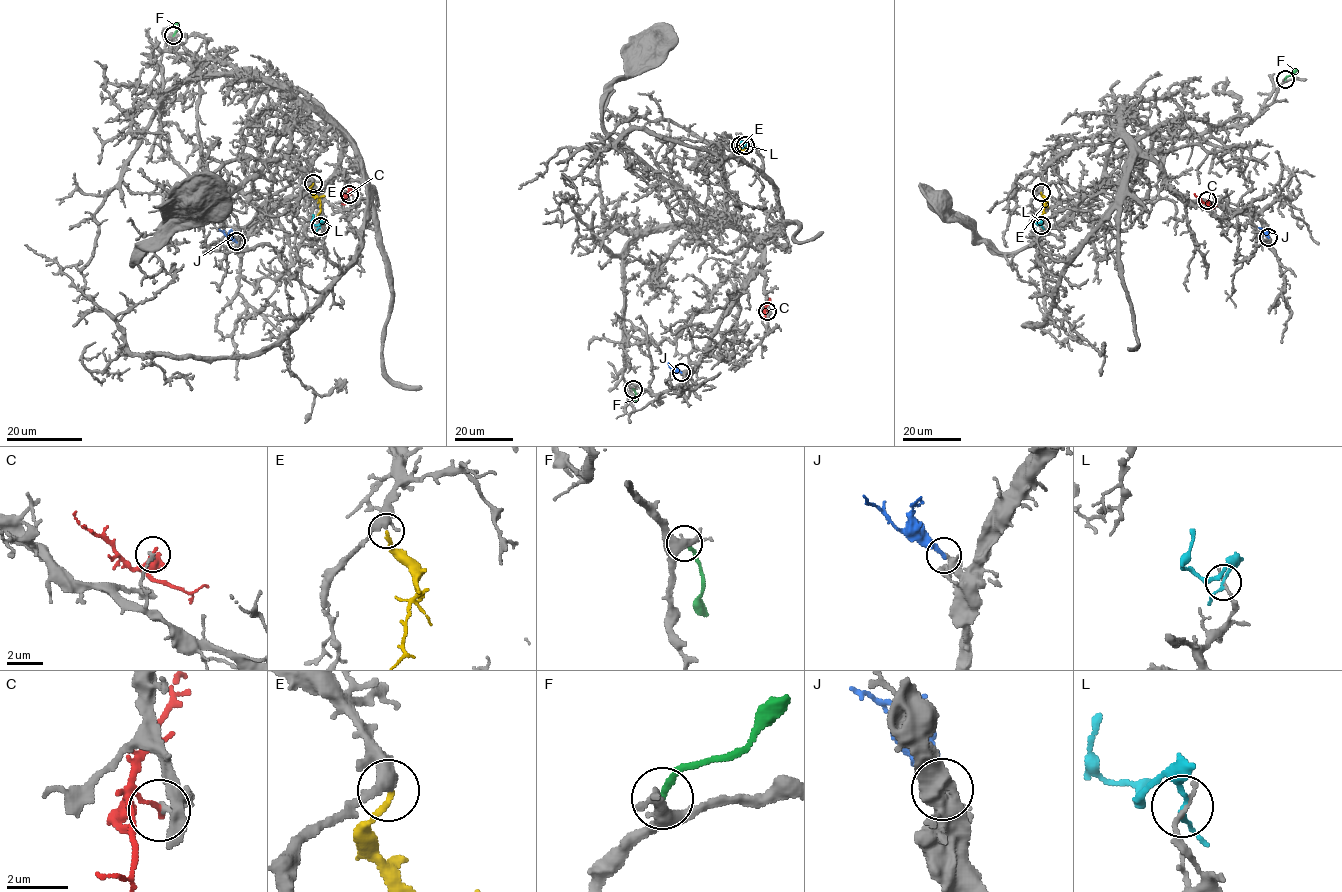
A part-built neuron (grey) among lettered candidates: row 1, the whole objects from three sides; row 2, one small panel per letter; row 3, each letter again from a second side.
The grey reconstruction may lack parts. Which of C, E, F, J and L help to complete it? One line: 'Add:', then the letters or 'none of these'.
Add: E, J

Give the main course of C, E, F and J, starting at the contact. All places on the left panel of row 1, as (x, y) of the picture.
C: (349, 194), (346, 197), (352, 184)
E: (312, 183), (310, 190), (320, 201), (317, 216)
F: (173, 35), (178, 23)
J: (236, 241), (219, 229)

